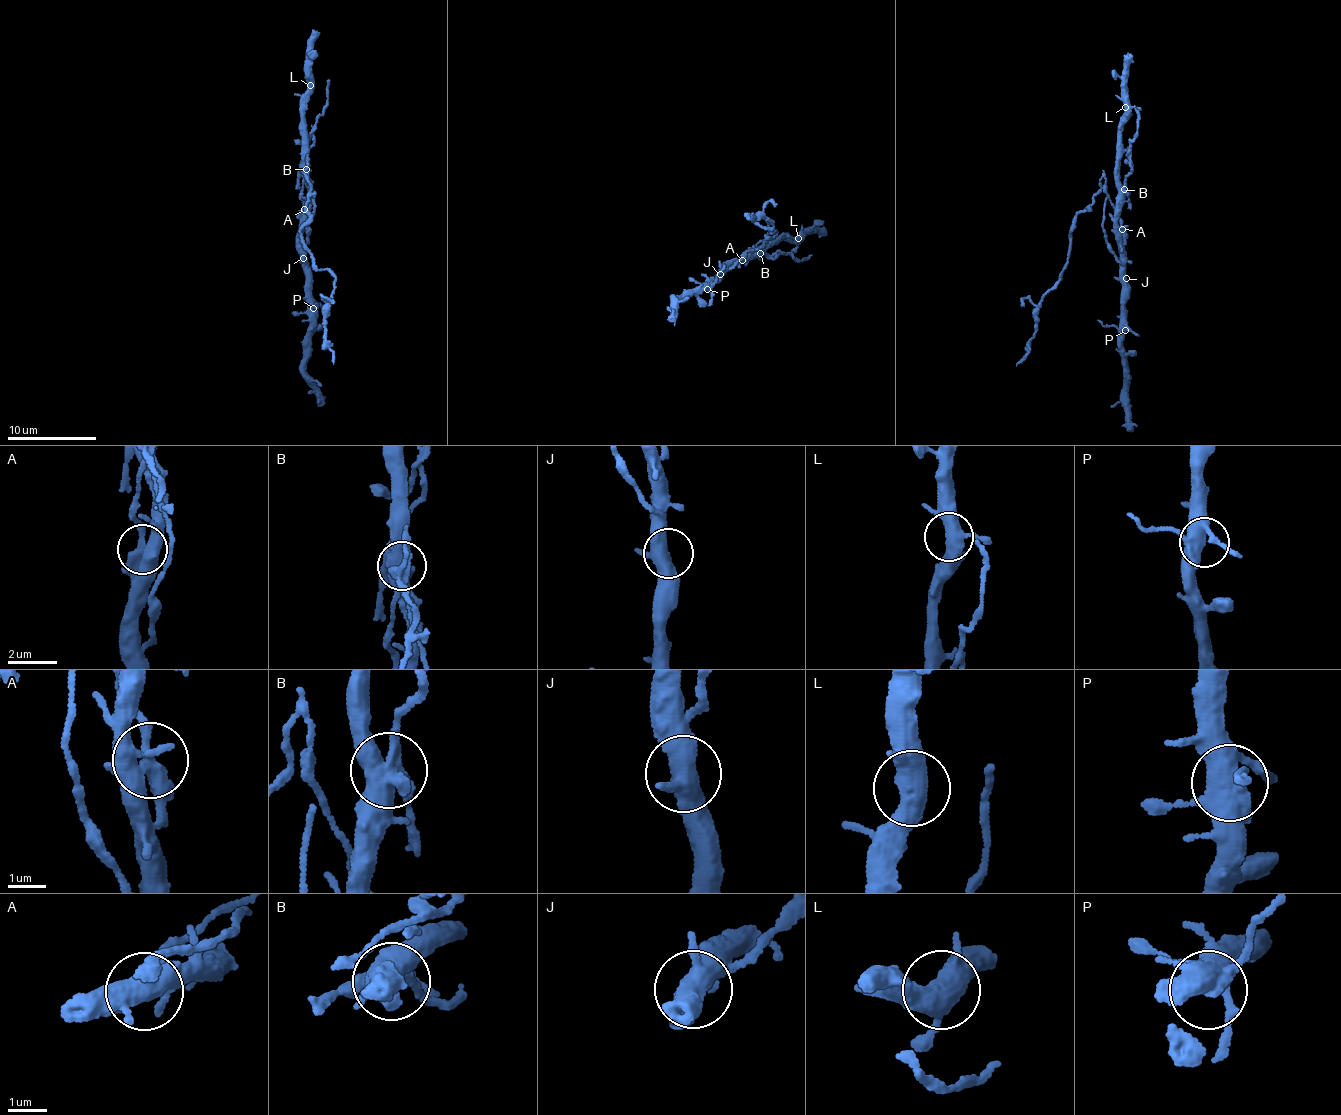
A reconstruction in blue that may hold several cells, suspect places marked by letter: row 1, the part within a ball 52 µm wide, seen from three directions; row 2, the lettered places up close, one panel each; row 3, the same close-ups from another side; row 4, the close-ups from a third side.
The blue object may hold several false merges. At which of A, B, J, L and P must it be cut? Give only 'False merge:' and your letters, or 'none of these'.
False merge: A, B, J

